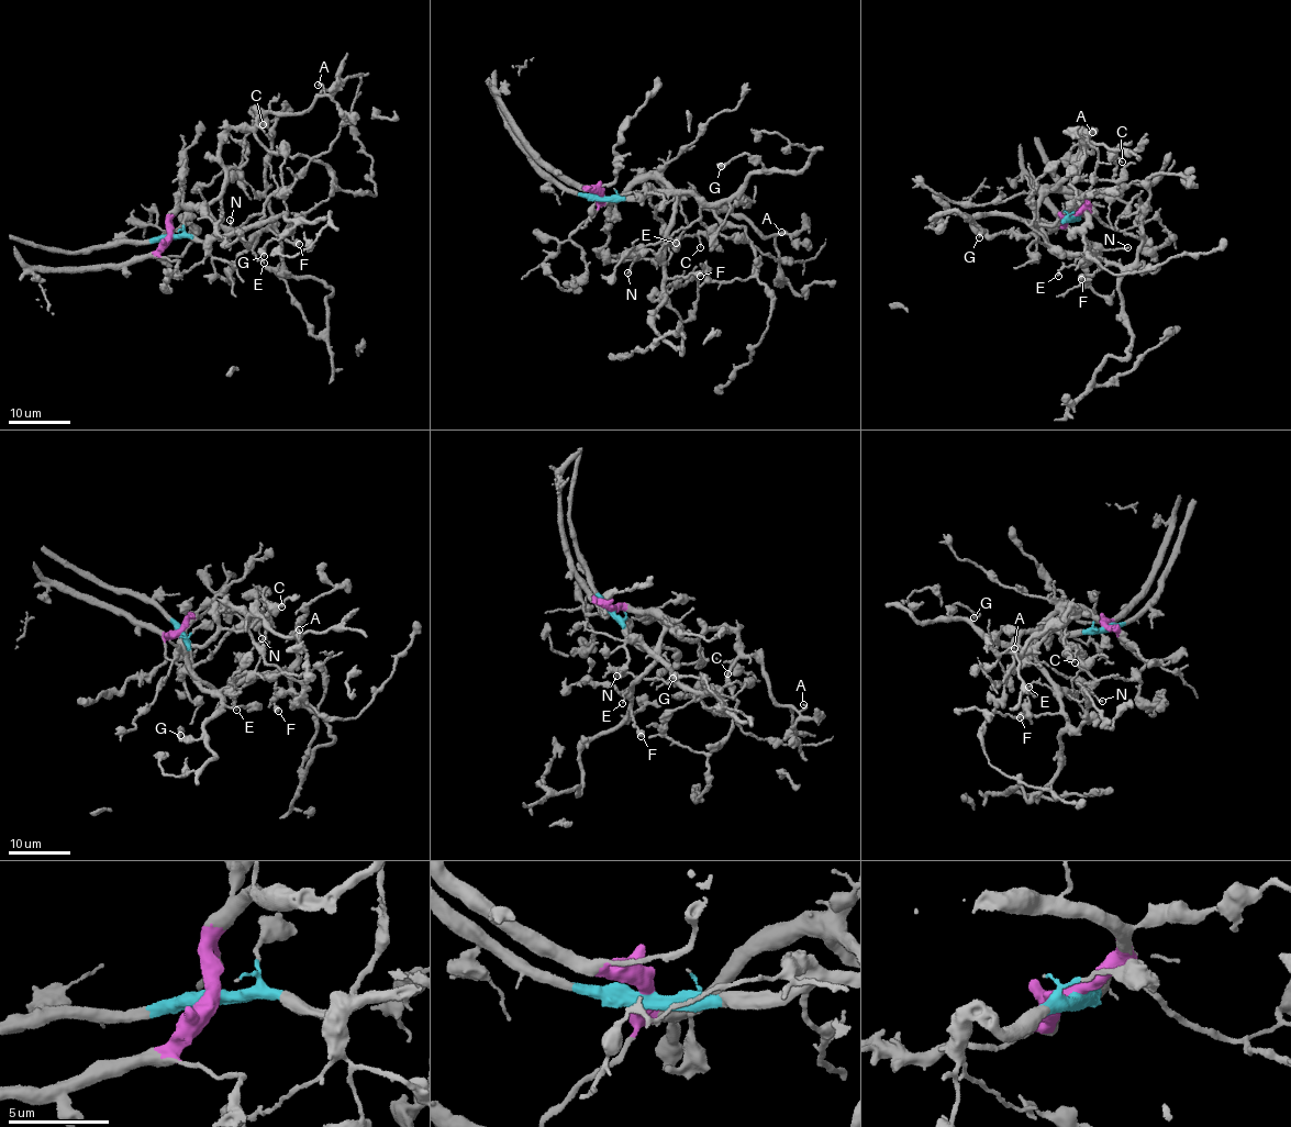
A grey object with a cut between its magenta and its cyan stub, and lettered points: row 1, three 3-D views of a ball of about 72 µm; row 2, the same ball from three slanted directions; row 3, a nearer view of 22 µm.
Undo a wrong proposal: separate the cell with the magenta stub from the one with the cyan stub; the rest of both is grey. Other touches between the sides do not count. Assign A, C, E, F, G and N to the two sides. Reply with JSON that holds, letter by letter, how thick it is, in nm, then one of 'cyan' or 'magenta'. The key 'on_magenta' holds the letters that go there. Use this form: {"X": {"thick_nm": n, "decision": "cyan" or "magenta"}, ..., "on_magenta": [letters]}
{"A": {"thick_nm": 180, "decision": "magenta"}, "C": {"thick_nm": 110, "decision": "cyan"}, "E": {"thick_nm": 120, "decision": "magenta"}, "F": {"thick_nm": 700, "decision": "magenta"}, "G": {"thick_nm": 420, "decision": "cyan"}, "N": {"thick_nm": 170, "decision": "cyan"}, "on_magenta": ["A", "E", "F"]}

